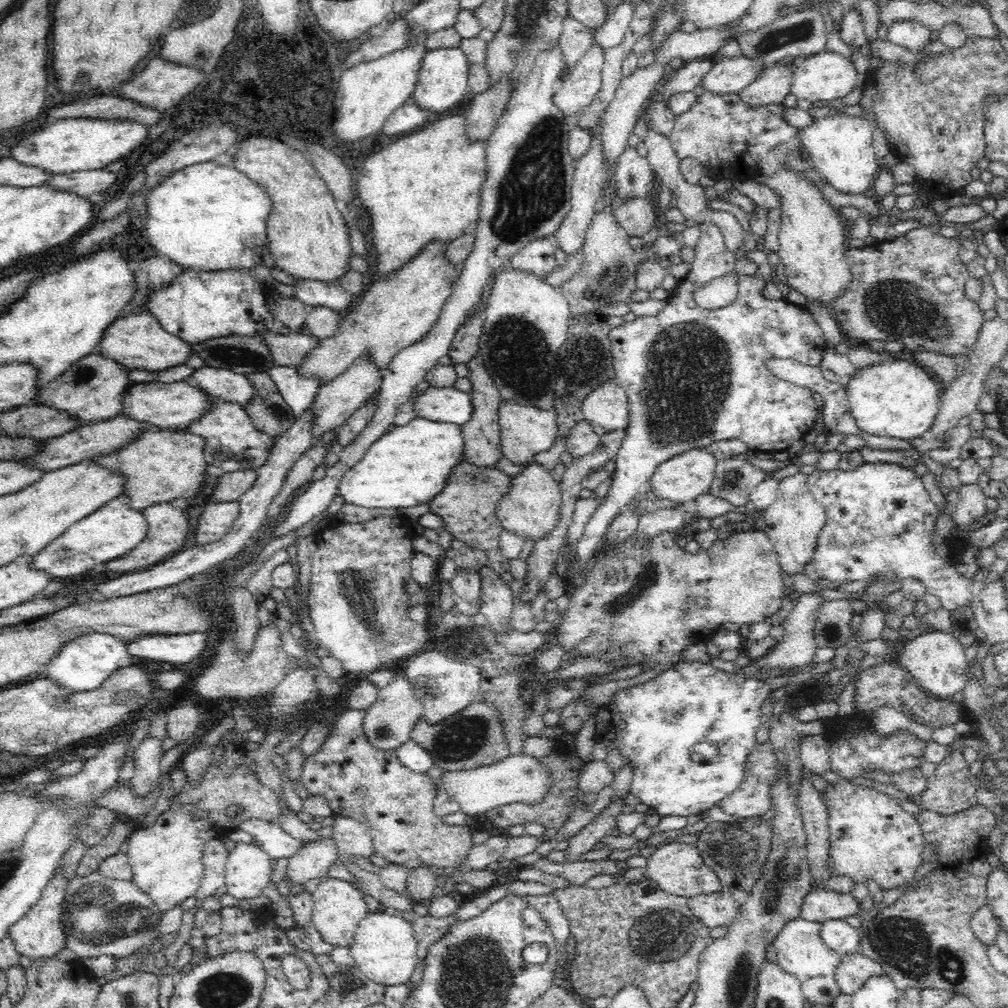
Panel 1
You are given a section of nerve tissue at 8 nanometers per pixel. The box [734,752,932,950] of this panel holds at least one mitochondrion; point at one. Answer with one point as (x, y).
(780, 882)

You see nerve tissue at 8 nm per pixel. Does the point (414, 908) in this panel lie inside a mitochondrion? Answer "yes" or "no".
no

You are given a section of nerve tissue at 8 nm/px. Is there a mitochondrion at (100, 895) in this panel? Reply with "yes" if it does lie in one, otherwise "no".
yes

